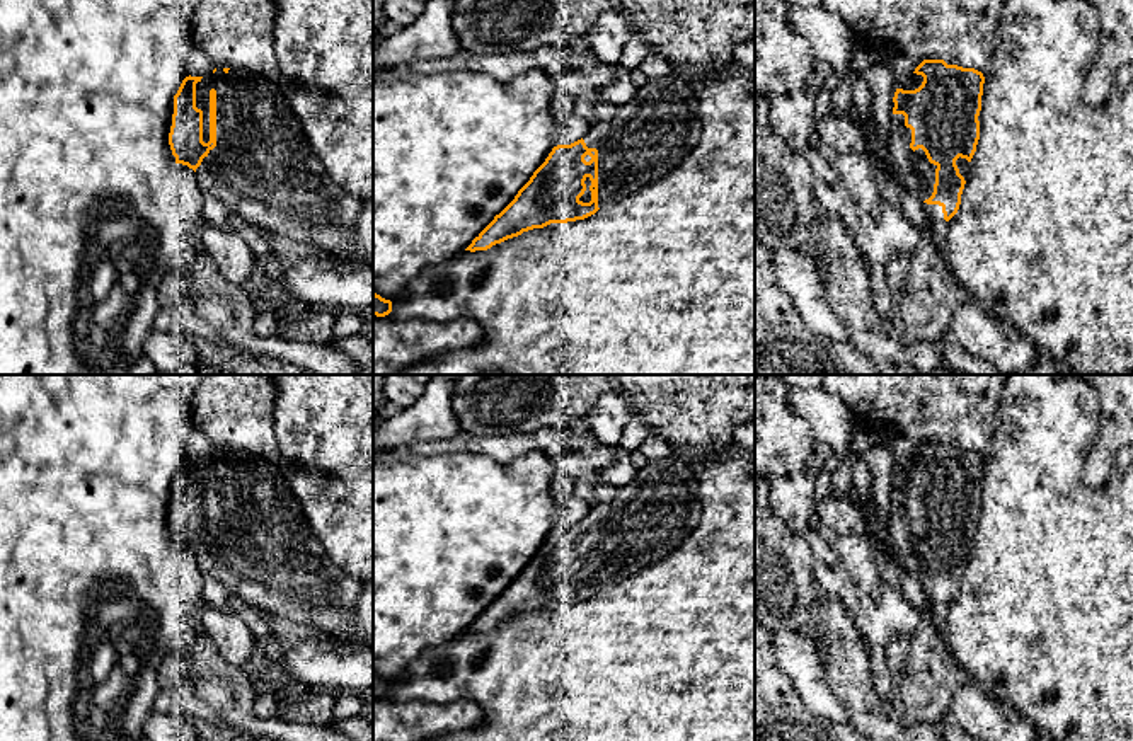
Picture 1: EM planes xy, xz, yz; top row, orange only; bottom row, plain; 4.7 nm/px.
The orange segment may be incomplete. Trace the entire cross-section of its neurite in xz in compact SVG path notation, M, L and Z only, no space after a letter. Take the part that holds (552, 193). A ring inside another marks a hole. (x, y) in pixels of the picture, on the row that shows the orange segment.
M676 73L649 78L629 102L617 107L610 121L593 123L581 140L554 146L515 199L465 250L487 250L533 228L584 220L668 174L695 148L699 138L699 97L693 83Z

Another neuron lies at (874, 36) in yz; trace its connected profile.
M784 0L838 14L854 39L884 56L944 60L981 73L998 48L1005 0Z

